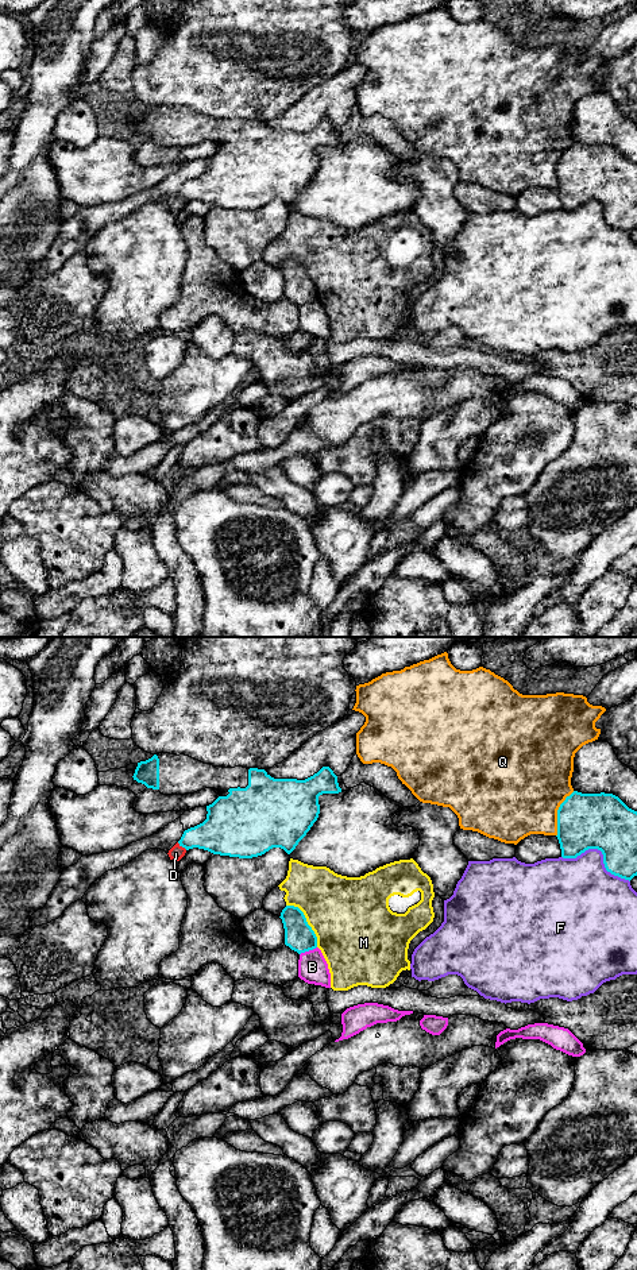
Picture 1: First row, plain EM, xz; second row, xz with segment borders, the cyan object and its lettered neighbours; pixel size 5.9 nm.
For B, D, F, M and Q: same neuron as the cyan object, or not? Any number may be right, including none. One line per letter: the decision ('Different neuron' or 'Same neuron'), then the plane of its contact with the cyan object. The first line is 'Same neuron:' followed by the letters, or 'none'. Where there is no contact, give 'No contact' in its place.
Same neuron: none
B: Different neuron. Touches cyan in xz
D: Different neuron. Touches cyan in xz
F: Different neuron. Touches cyan in xz
M: Different neuron. Touches cyan in xz
Q: Different neuron. Touches cyan in xz

